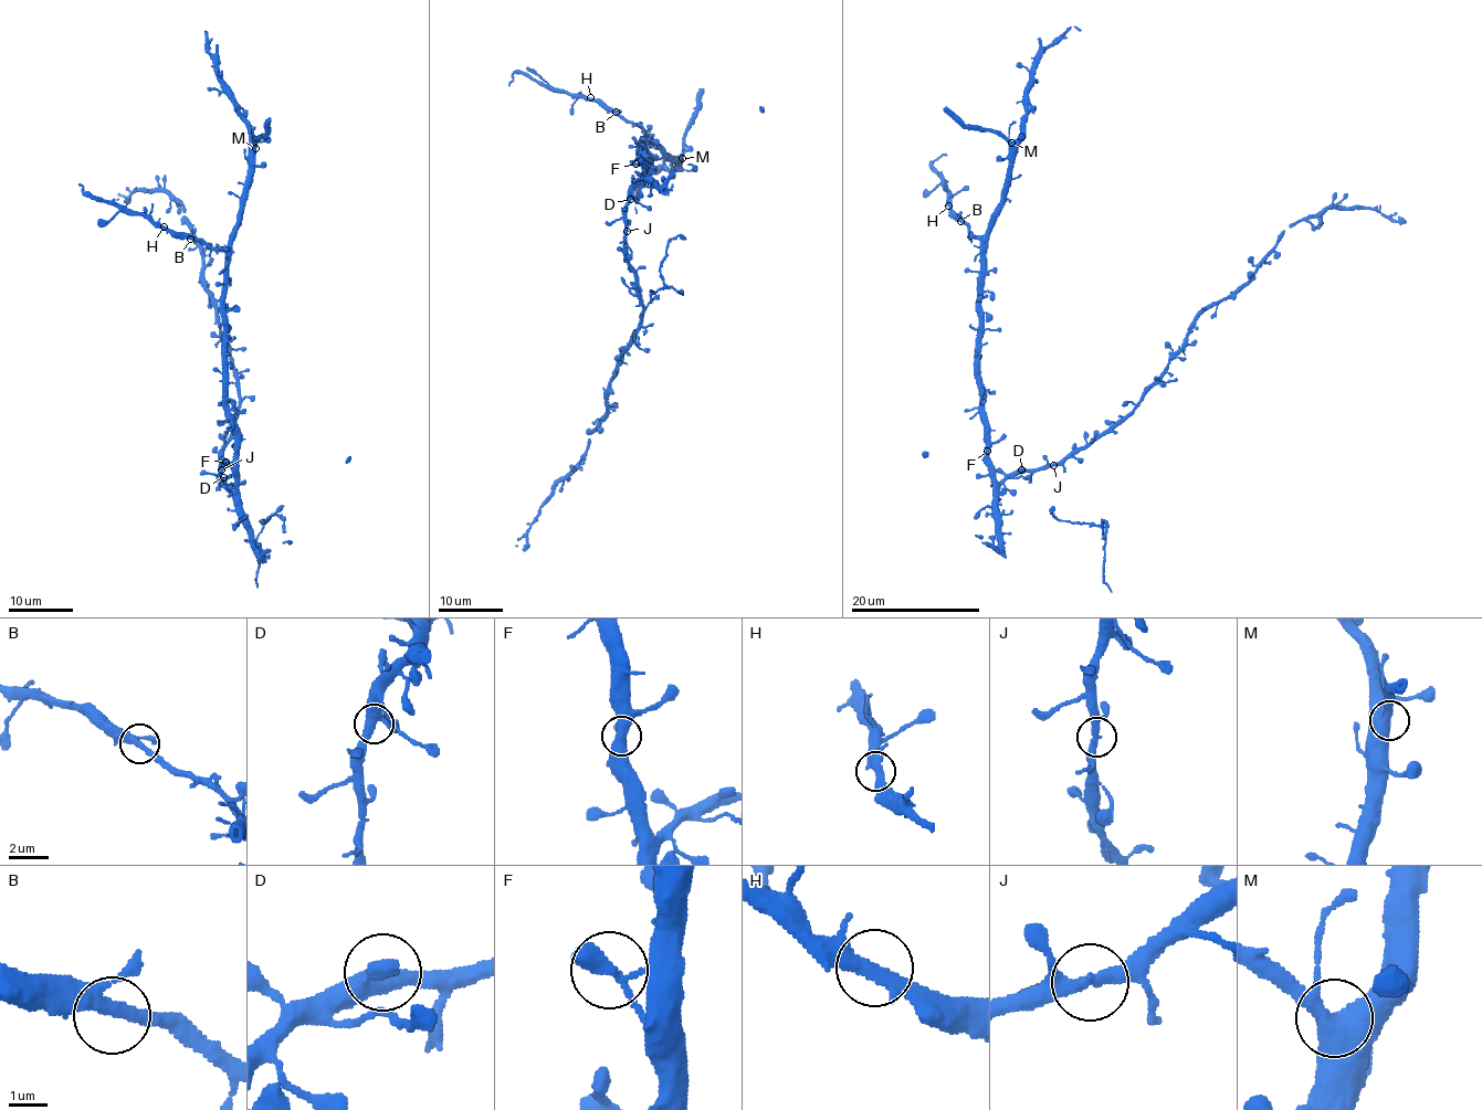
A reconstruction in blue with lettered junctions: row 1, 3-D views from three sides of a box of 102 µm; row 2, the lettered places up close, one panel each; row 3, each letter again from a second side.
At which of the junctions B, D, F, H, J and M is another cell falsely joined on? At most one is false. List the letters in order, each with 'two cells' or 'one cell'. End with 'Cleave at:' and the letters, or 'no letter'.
B: one cell
D: one cell
F: one cell
H: one cell
J: one cell
M: one cell
Cleave at: no letter

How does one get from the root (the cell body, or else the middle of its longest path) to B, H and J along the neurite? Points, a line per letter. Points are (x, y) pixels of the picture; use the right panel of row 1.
B: (1020, 471), (1007, 474), (998, 483), (988, 457), (979, 373), (983, 243), (960, 221)
H: (1020, 471), (1007, 474), (998, 483), (991, 471), (979, 373), (983, 243), (948, 205)
J: (1020, 471), (1038, 471), (1054, 464)

